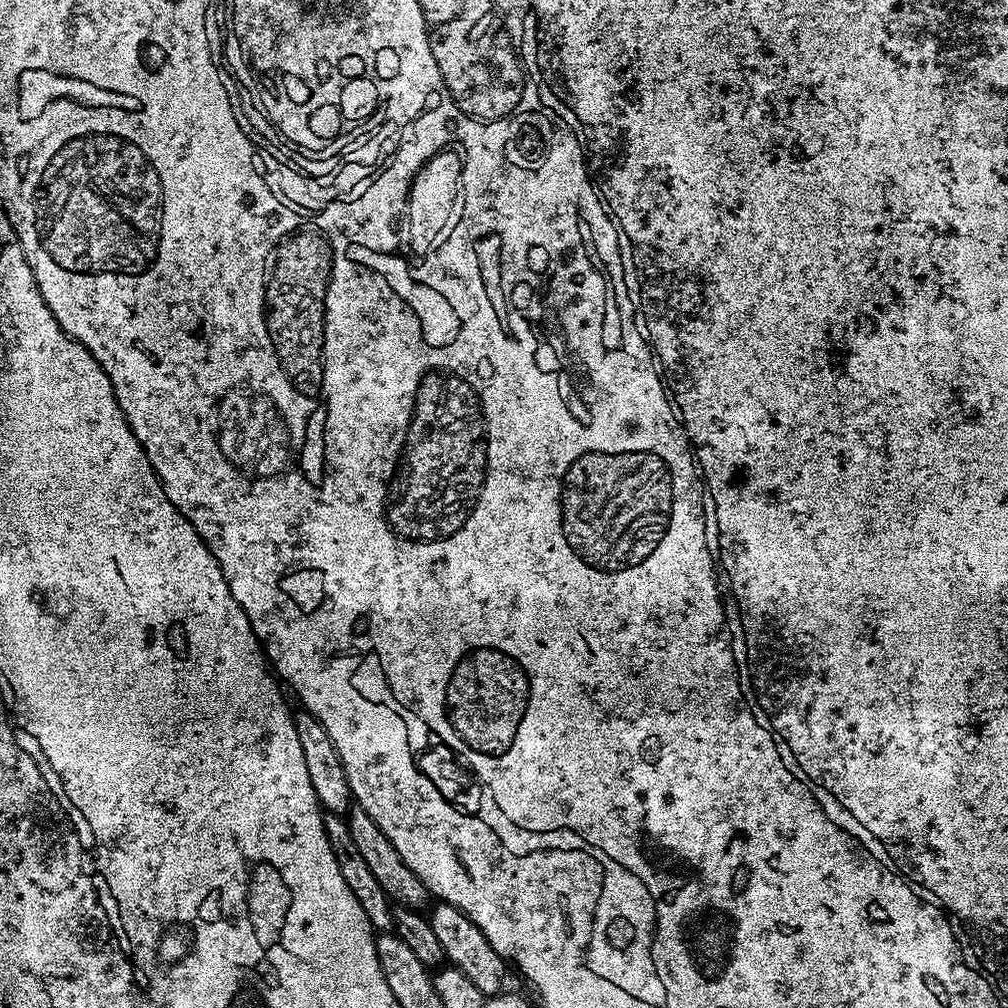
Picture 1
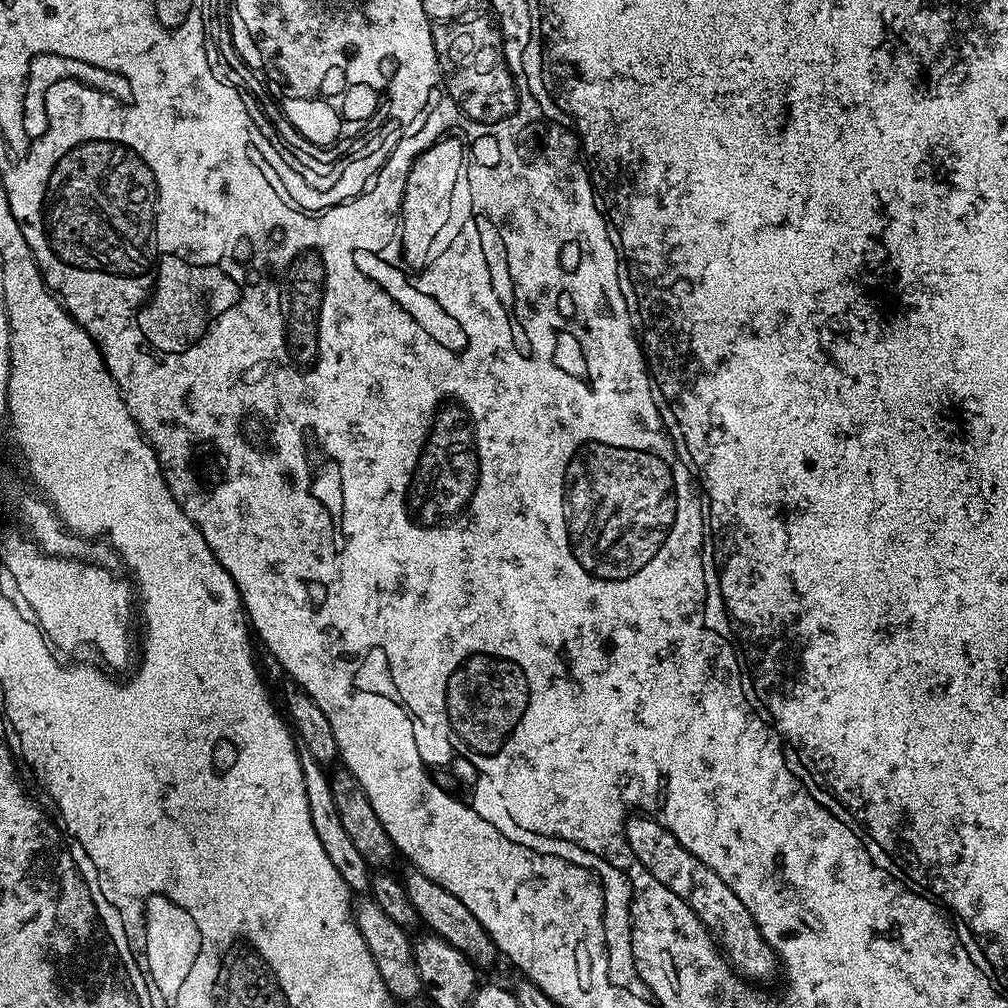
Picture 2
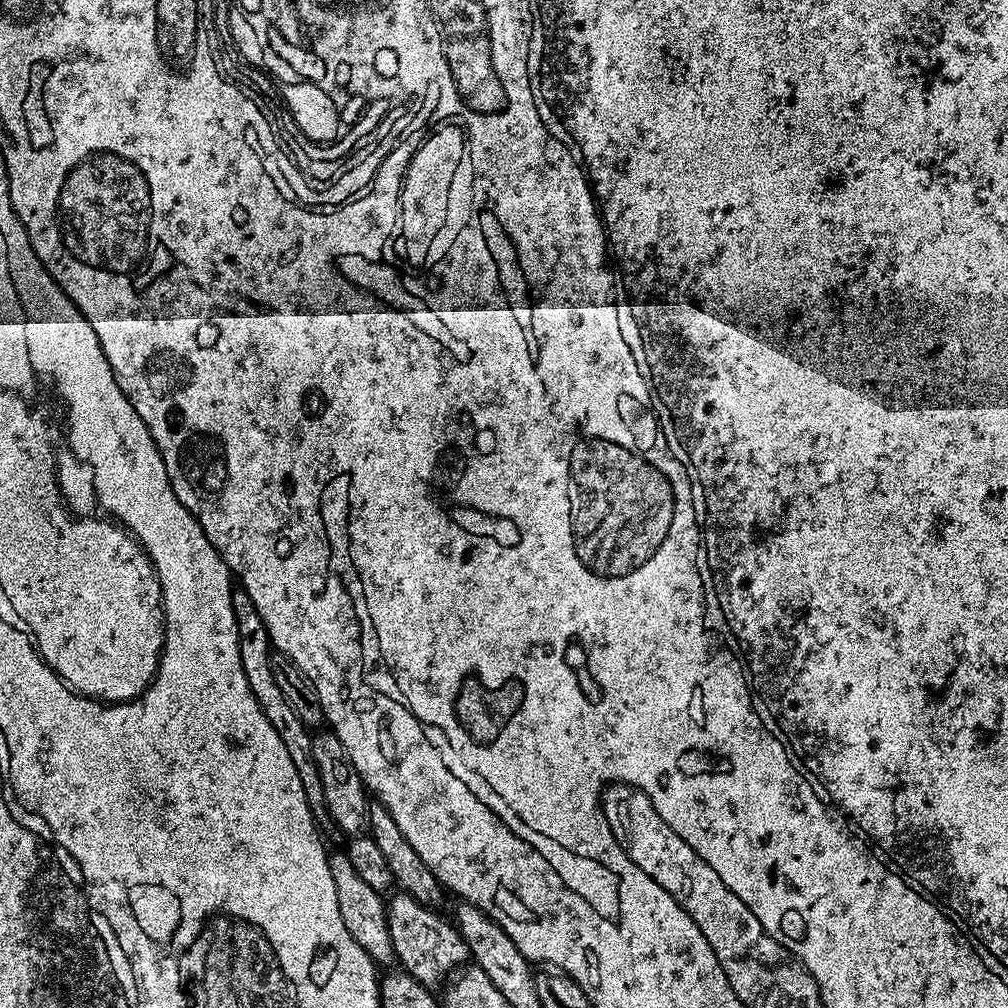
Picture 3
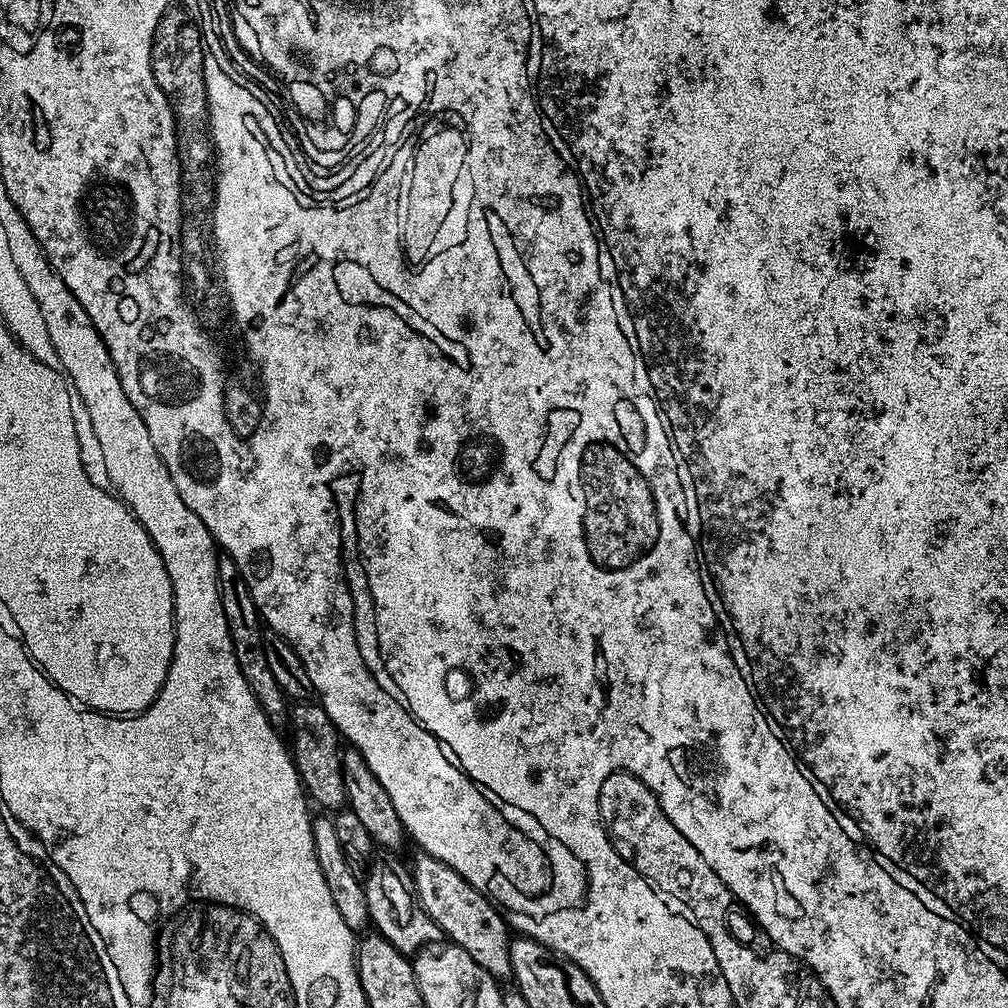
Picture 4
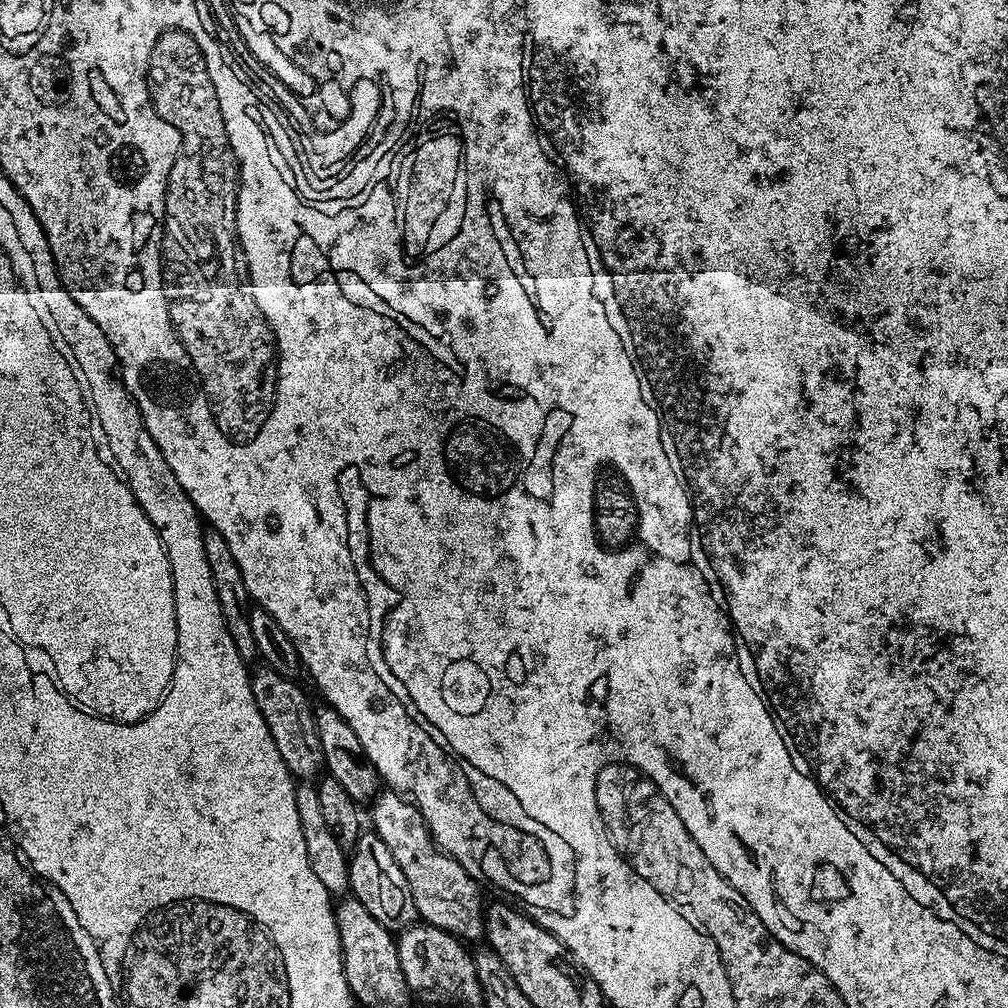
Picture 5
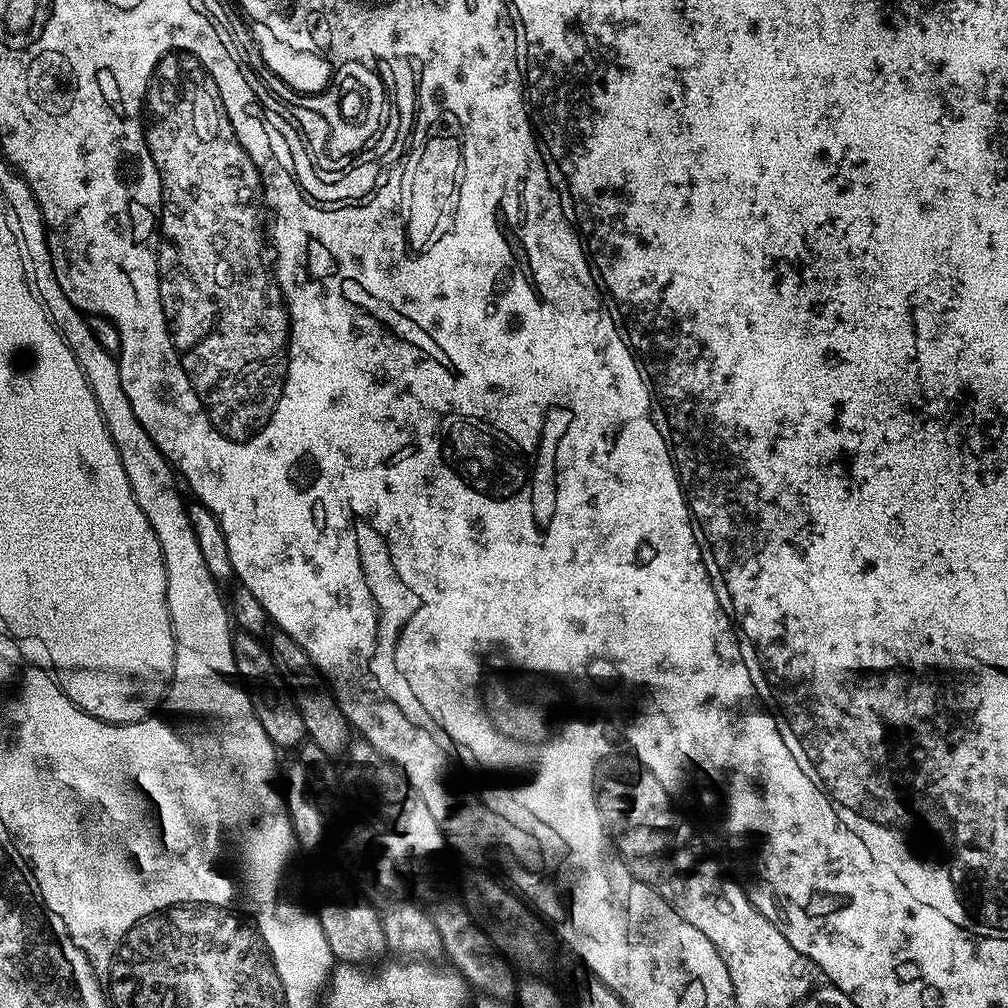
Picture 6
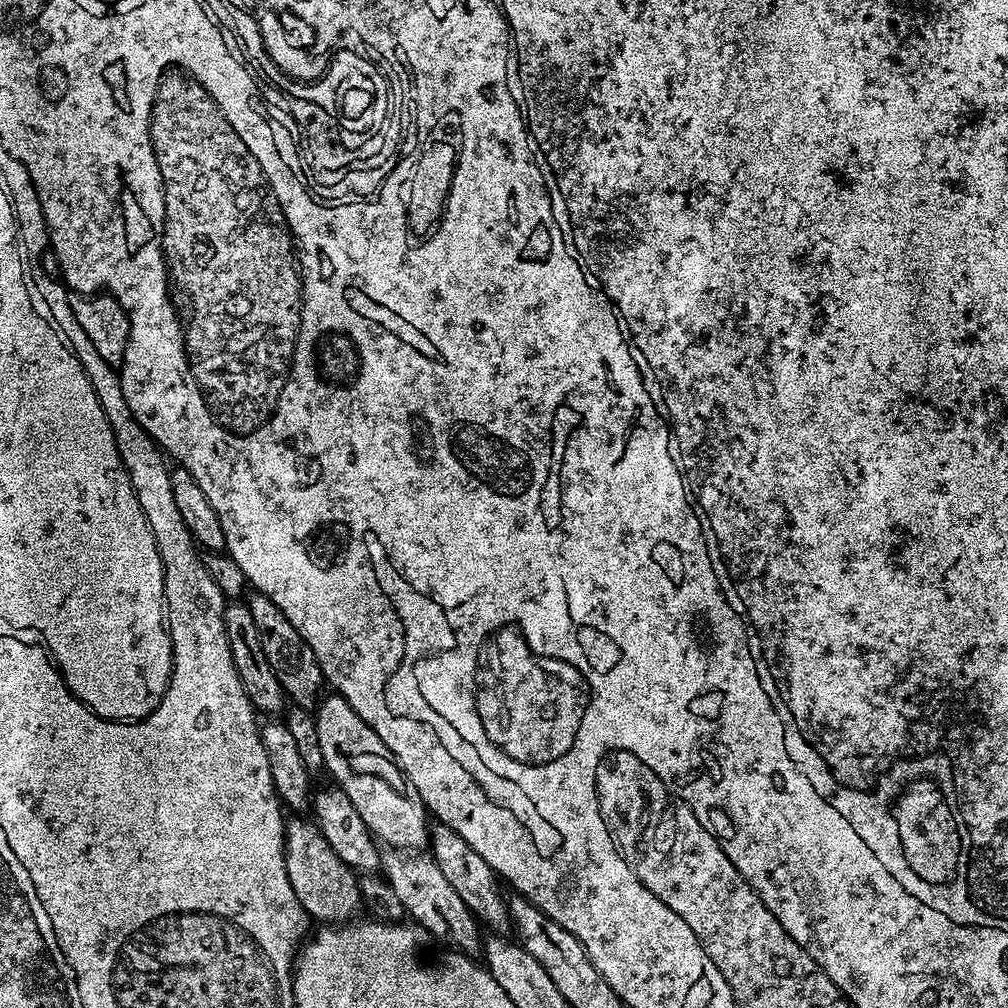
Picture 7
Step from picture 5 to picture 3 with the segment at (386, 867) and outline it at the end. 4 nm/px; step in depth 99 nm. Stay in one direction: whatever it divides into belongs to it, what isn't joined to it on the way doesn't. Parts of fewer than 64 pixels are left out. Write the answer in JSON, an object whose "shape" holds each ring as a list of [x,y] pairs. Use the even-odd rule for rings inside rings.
{"shape":[[[397,891],[391,899],[387,901],[386,907],[390,942],[394,946],[396,964],[403,971],[409,972],[422,986],[429,990],[436,990],[436,987],[439,989],[453,973],[469,963],[468,947],[462,934],[451,919],[443,920],[437,909],[419,904],[405,892]]]}

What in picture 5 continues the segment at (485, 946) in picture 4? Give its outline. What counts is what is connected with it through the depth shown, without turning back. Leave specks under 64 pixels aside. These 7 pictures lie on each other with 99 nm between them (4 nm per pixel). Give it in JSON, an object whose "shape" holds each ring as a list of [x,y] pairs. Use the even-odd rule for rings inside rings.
{"shape":[[[384,790],[371,803],[371,831],[386,842],[394,862],[410,882],[414,894],[417,917],[425,924],[433,924],[461,941],[485,939],[484,913],[486,900],[480,897],[481,885],[454,857],[443,852],[433,840],[419,808],[398,792]]]}

